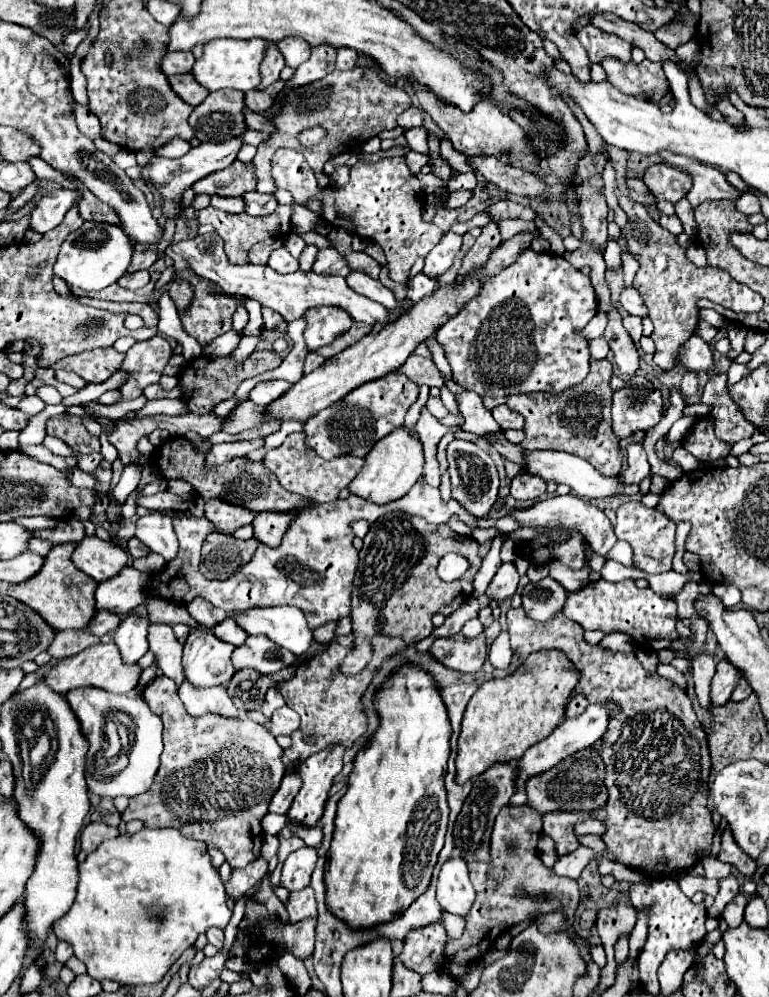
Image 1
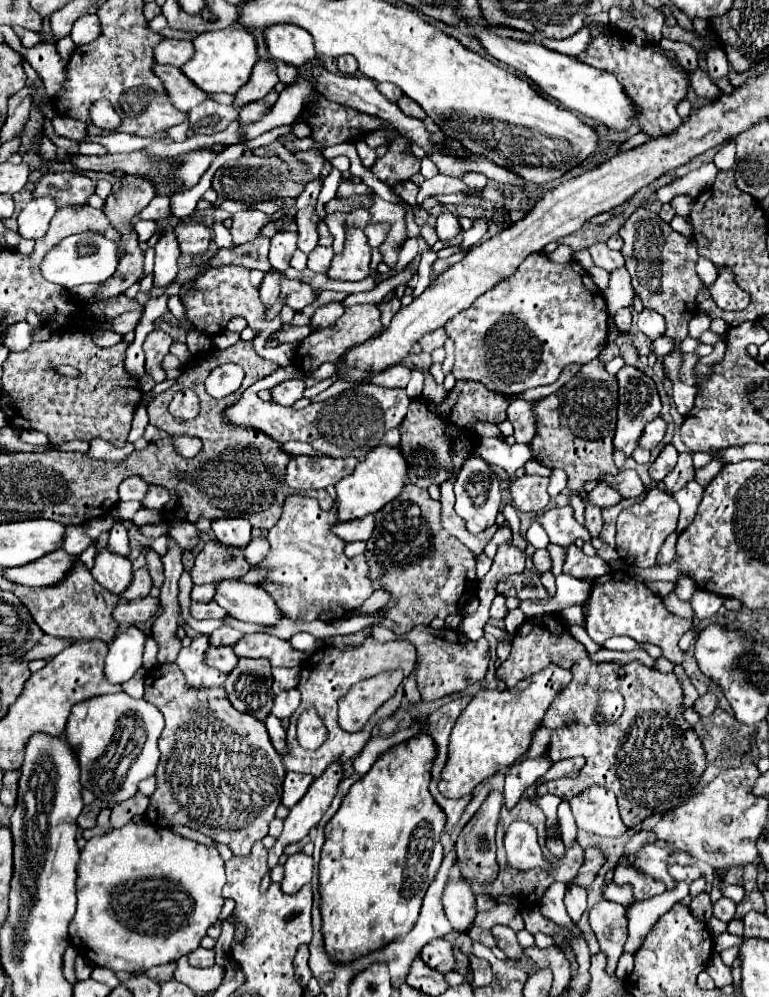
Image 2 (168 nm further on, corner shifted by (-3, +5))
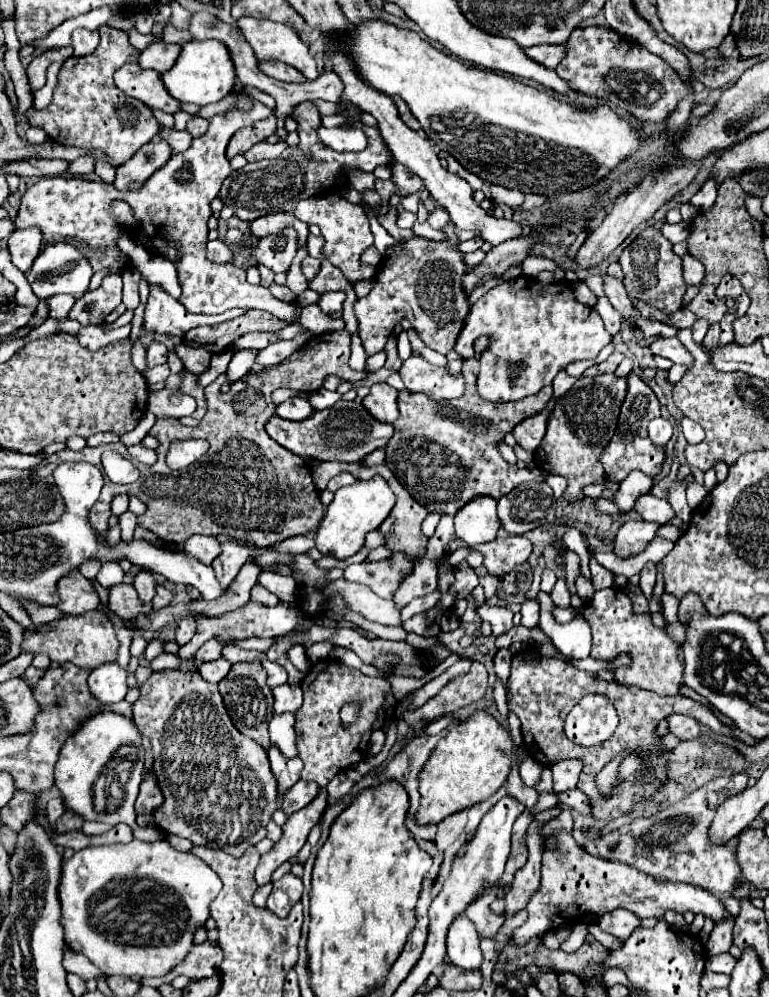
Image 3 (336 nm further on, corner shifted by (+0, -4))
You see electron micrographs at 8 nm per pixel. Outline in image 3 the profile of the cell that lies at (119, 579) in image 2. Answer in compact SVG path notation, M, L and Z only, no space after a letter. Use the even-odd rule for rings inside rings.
M126 583L114 585L110 589L108 607L112 613L116 613L124 621L132 621L132 619L136 619L136 615L150 615L152 613L152 605L140 601L140 597L136 595L136 589Z

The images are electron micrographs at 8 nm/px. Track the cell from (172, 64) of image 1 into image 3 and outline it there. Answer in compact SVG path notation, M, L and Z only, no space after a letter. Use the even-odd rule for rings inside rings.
M154 41L144 51L140 51L138 65L142 69L154 69L158 73L166 73L176 63L178 55L180 55L180 45Z

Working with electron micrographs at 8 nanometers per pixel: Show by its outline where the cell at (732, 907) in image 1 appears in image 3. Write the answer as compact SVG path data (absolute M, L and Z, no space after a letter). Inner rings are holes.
M732 955L710 956L706 960L705 970L731 975L736 962Z

